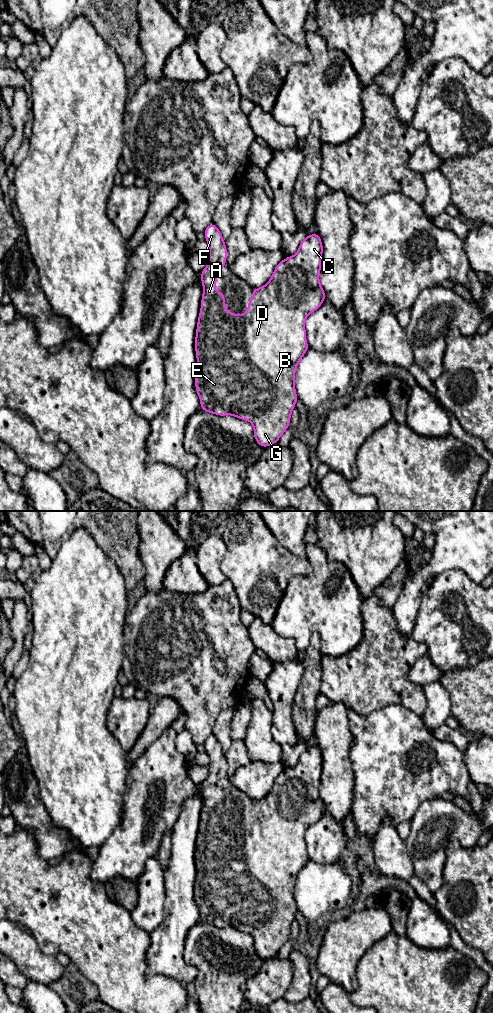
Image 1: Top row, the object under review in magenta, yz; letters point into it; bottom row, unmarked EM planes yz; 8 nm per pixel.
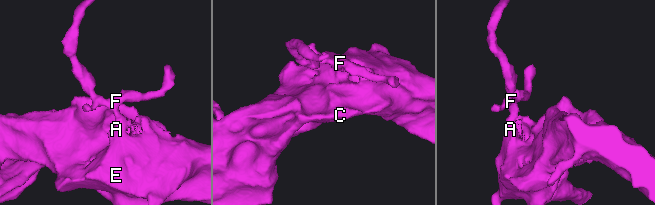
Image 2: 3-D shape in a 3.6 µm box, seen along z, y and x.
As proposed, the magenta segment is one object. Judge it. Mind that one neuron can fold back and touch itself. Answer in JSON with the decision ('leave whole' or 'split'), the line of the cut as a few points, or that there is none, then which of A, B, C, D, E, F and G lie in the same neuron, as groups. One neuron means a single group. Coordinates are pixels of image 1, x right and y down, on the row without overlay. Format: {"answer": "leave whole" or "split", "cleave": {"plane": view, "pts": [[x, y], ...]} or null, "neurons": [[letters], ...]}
{"answer": "leave whole", "cleave": null, "neurons": [["A", "B", "C", "D", "E", "F", "G"]]}

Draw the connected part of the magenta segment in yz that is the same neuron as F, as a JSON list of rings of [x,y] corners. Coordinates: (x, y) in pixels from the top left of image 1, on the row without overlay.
[[[212,734],[204,743],[210,766],[207,778],[201,784],[203,808],[198,829],[195,863],[197,868],[195,898],[200,909],[201,922],[218,928],[233,927],[250,933],[254,950],[263,960],[276,956],[289,939],[291,924],[298,911],[295,903],[295,883],[309,858],[306,854],[306,829],[317,822],[326,810],[319,794],[323,757],[318,745],[307,747],[297,765],[282,772],[276,778],[270,792],[260,800],[254,800],[248,821],[236,827],[225,821],[225,808],[215,802],[217,788],[225,780],[228,769],[223,749]]]

